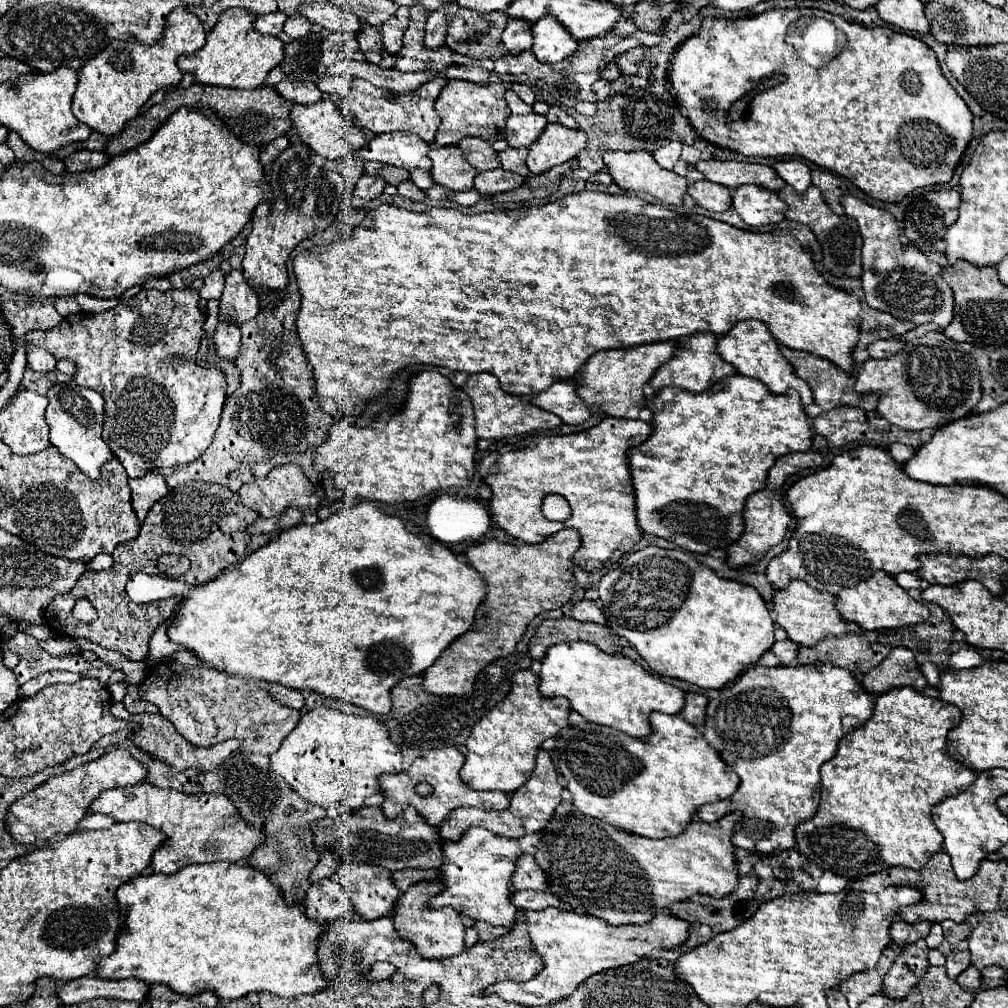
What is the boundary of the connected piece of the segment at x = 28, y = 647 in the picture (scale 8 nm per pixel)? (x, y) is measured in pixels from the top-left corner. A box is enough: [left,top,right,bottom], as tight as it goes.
[2,631,94,685]

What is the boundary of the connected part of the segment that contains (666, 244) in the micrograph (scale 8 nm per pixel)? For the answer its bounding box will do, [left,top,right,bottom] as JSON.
[294,191,860,415]

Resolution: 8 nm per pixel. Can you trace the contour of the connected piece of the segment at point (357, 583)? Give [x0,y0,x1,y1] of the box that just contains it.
[126,501,486,715]

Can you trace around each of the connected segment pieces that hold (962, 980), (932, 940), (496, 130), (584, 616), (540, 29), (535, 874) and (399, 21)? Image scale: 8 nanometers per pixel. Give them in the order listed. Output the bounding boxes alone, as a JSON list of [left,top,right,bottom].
[[956,965,982,991],[926,923,944,949],[434,81,510,145],[572,601,606,625],[532,15,578,63],[512,855,546,891],[380,7,410,53]]

